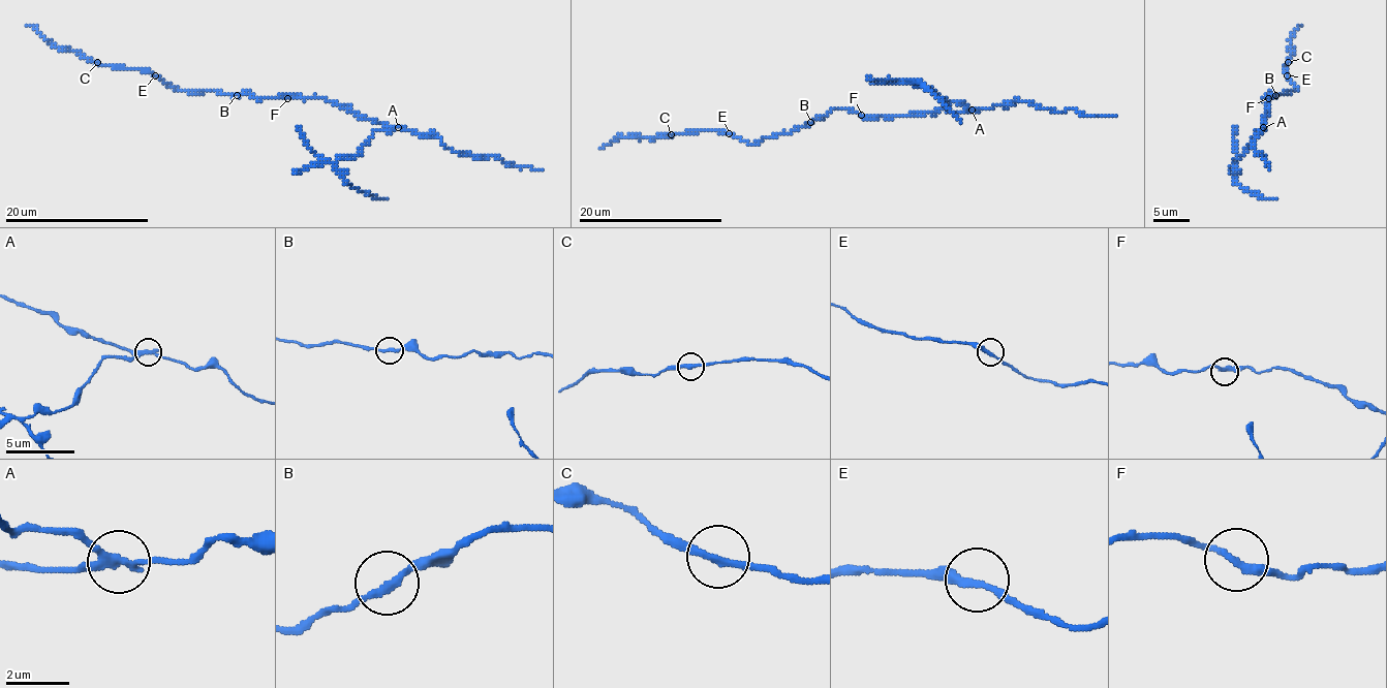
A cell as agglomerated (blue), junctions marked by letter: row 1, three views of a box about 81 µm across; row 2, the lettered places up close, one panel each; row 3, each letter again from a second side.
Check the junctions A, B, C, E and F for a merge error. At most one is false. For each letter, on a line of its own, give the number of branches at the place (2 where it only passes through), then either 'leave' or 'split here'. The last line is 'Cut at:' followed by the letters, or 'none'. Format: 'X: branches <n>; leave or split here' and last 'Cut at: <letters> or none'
A: branches 3; split here
B: branches 2; leave
C: branches 2; leave
E: branches 2; leave
F: branches 2; leave
Cut at: A

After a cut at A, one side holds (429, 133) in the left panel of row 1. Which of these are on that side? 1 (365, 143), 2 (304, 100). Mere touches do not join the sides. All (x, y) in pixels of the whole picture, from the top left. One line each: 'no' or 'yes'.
1: no
2: yes

